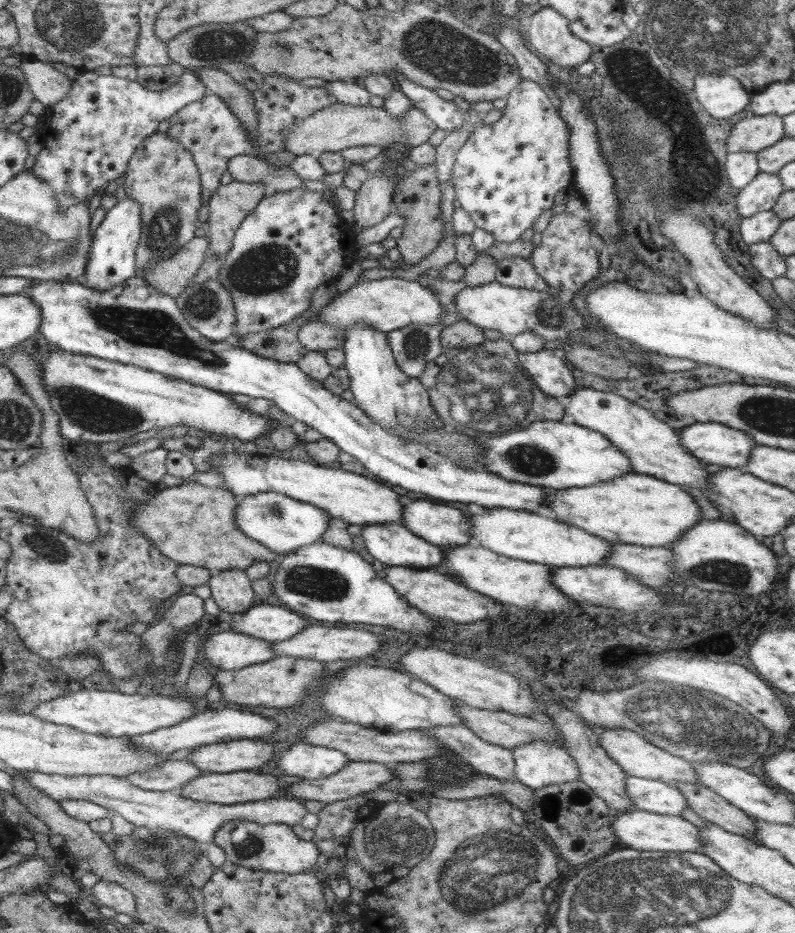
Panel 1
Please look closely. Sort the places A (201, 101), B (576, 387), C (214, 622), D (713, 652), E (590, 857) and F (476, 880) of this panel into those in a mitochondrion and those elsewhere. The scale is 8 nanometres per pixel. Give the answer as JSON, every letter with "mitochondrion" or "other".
{"A":"other","B":"other","C":"other","D":"other","E":"mitochondrion","F":"mitochondrion"}

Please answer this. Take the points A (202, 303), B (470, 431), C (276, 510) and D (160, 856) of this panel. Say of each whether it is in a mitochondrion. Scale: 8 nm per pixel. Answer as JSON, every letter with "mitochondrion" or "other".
{"A":"mitochondrion","B":"mitochondrion","C":"mitochondrion","D":"mitochondrion"}

